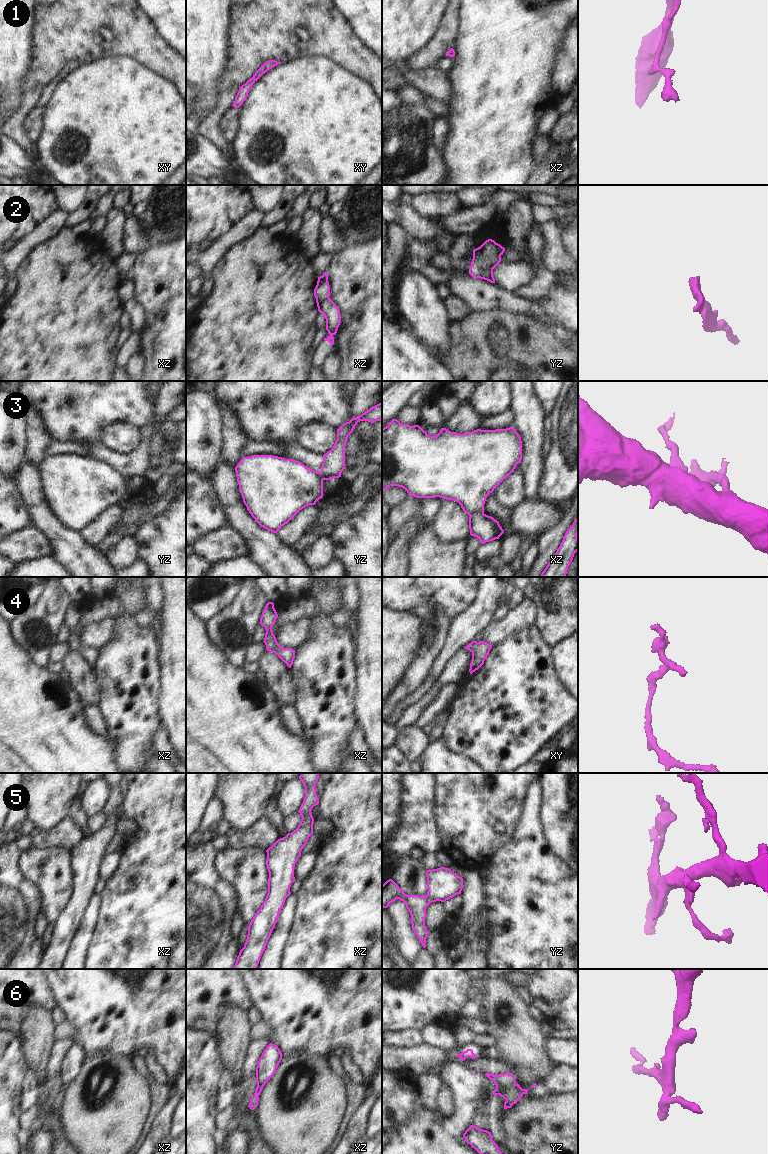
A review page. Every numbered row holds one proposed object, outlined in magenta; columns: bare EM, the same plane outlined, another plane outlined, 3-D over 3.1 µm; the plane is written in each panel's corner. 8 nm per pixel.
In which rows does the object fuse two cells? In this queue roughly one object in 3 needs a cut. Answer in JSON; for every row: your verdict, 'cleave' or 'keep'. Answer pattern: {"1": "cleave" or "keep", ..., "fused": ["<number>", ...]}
{"1": "keep", "2": "keep", "3": "cleave", "4": "keep", "5": "keep", "6": "keep", "fused": ["3"]}

